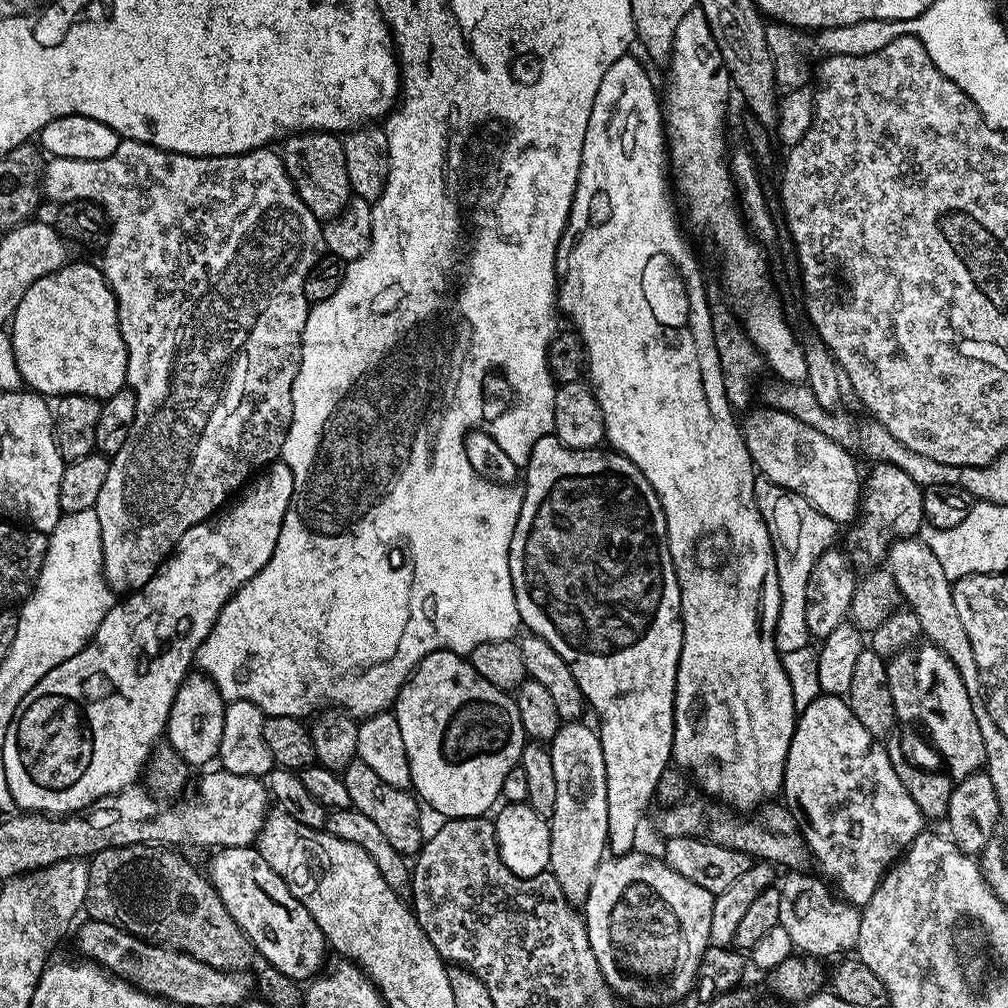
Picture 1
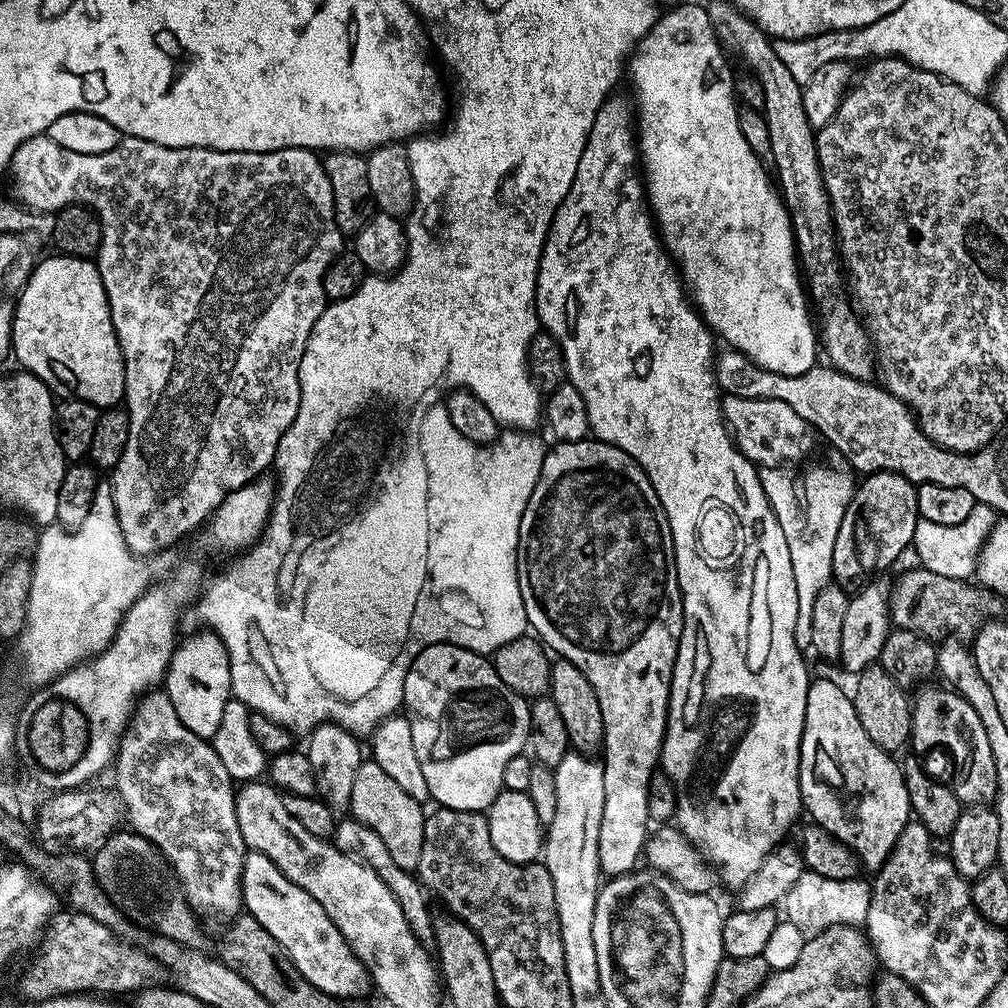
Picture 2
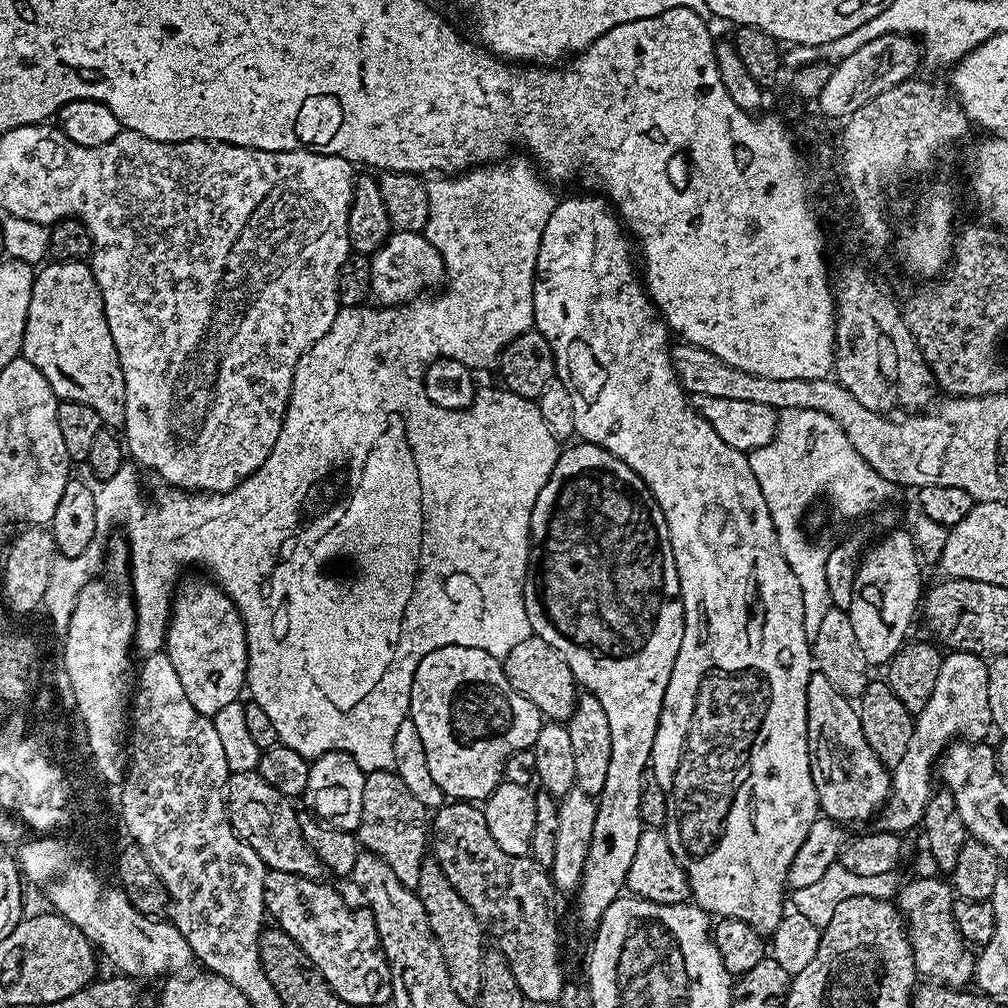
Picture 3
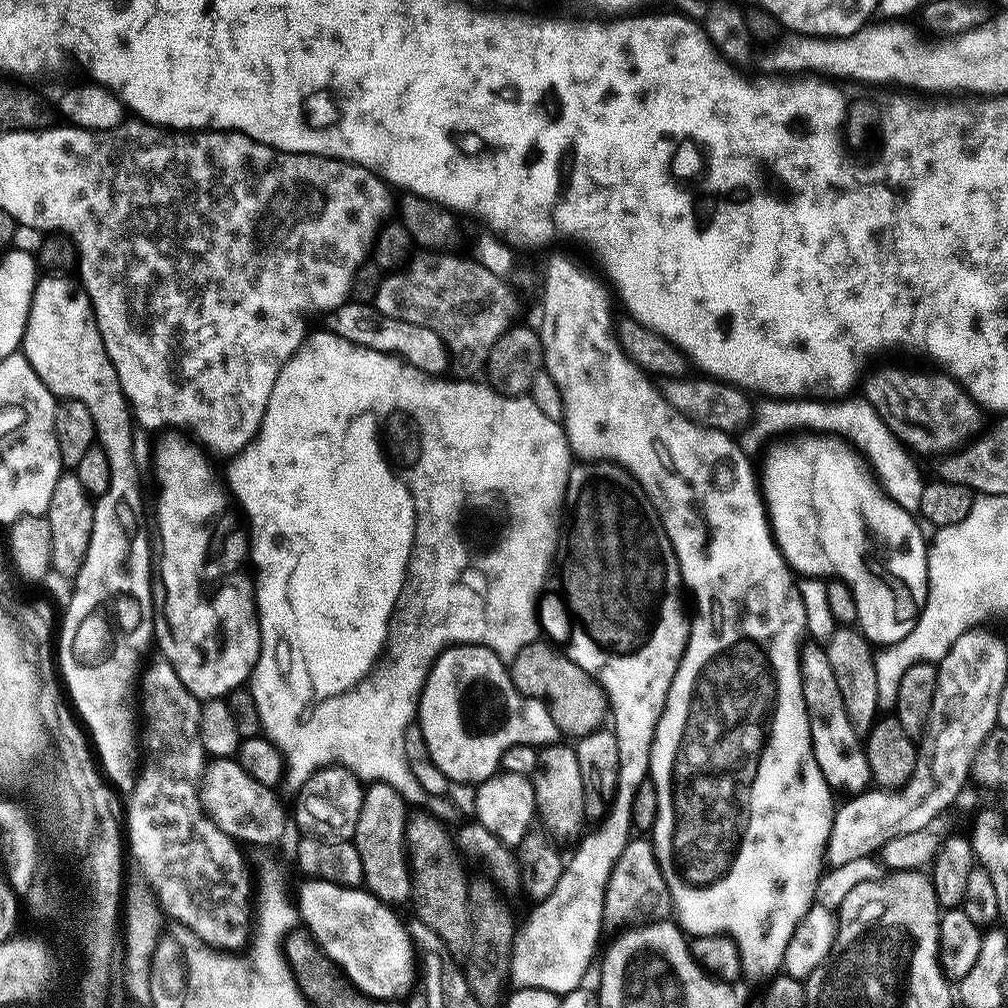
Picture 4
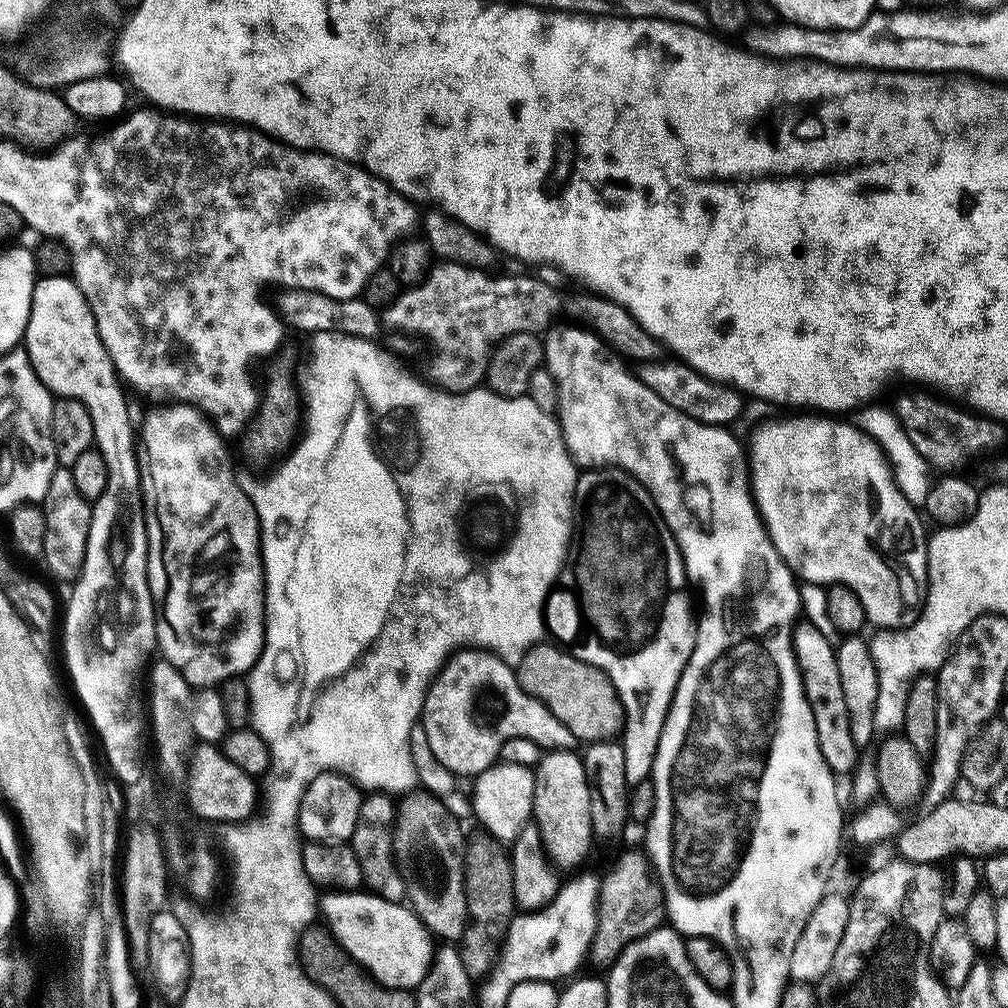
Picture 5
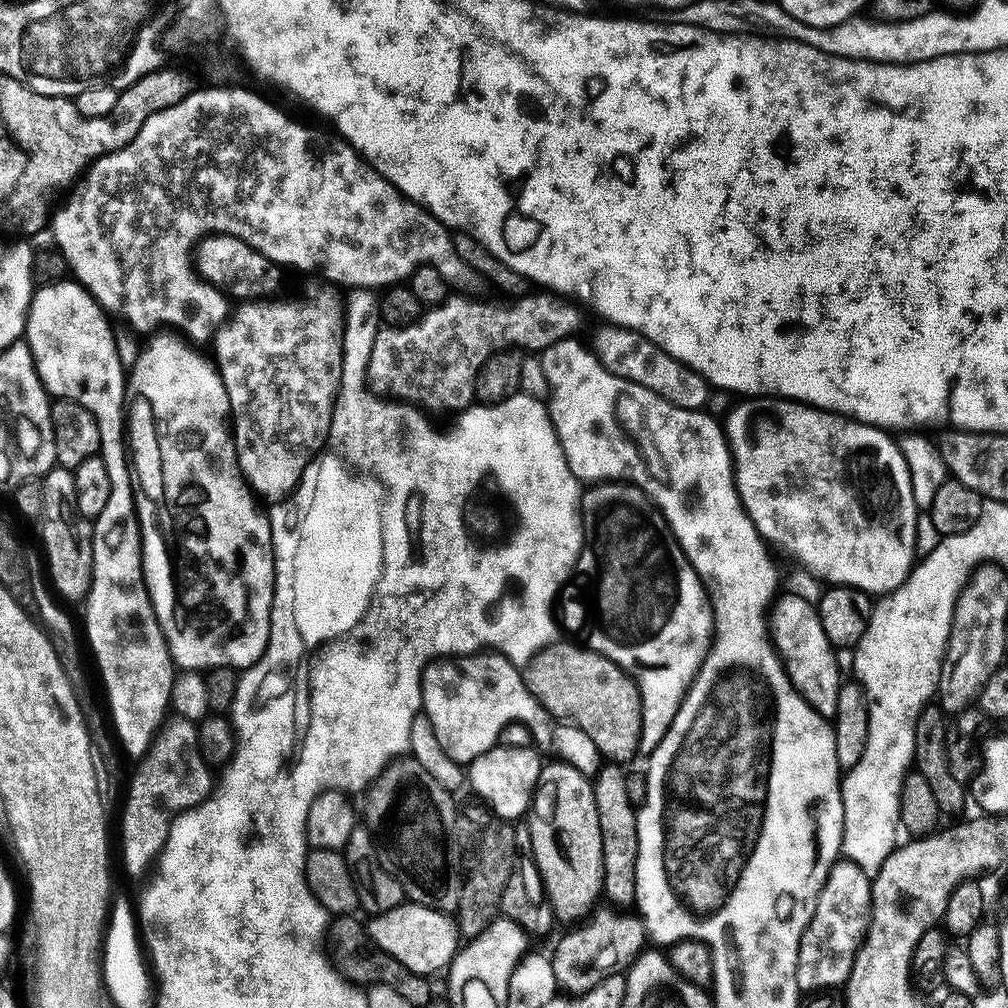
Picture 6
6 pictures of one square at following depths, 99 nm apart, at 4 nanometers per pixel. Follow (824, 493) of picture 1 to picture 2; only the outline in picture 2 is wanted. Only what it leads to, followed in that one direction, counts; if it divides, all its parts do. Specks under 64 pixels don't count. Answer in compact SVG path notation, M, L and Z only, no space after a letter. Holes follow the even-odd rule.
M725 395L722 400L724 423L728 425L736 447L757 466L792 466L795 460L804 460L818 441L812 425L807 424L786 402L762 398L738 398Z

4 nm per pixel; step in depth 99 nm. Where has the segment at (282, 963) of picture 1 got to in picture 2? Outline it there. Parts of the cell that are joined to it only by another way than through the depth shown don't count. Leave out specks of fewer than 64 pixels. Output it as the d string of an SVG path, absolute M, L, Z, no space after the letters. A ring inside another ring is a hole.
M249 851L245 855L242 890L247 915L254 917L262 926L262 930L266 930L275 938L285 956L291 960L299 979L310 982L319 992L339 998L341 1001L343 1001L342 999L348 1000L351 996L364 996L367 994L368 988L370 992L370 977L363 962L352 952L347 938L338 930L338 926L334 926L330 914L326 914L326 910L322 910L322 906L318 906L318 902L314 902L314 898L310 898L310 894L306 894L306 890L302 890L302 886L294 886L294 882L290 882L290 878L286 878L286 874L282 874L282 870L278 870L274 866L274 862L270 862L270 858L266 858L266 854Z

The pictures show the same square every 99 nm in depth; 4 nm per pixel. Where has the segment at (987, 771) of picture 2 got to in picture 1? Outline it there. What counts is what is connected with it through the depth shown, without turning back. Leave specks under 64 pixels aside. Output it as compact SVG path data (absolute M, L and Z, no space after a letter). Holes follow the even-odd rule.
M927 642L903 648L887 661L888 685L896 707L896 719L908 724L920 720L934 747L944 759L943 767L953 781L964 780L985 767L981 731L978 730L970 694L958 670L942 650Z

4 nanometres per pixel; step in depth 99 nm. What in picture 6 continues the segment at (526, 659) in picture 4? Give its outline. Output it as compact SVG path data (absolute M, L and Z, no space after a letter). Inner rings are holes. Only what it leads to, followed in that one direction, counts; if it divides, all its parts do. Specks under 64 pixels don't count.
M553 642L523 665L524 684L550 715L565 724L578 726L598 746L608 762L625 762L637 755L640 744L642 706L632 677L613 660L591 652L575 642Z

